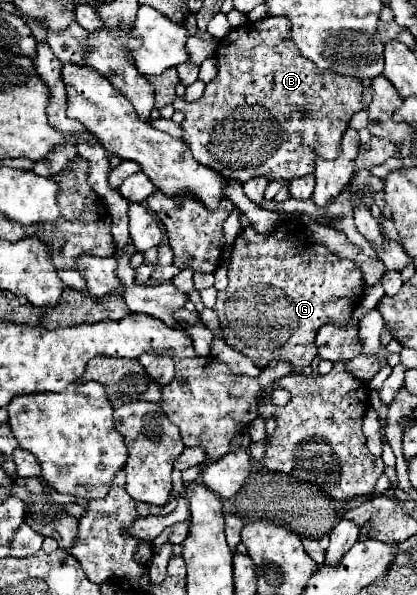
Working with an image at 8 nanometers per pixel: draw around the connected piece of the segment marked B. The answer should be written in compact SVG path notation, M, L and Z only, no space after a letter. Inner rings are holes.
M267 16L259 22L247 22L229 32L215 50L217 76L205 86L199 100L173 100L173 108L185 114L181 124L183 140L189 144L193 158L207 168L213 168L227 180L247 182L255 176L267 180L293 180L313 174L315 158L337 158L341 136L353 114L365 106L361 102L363 84L351 76L325 72L311 60L305 60L289 36L289 20Z

